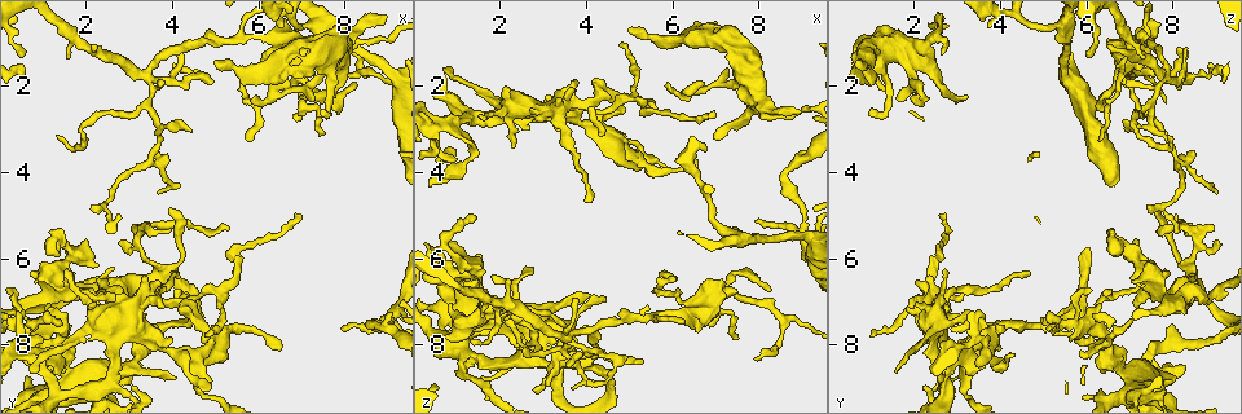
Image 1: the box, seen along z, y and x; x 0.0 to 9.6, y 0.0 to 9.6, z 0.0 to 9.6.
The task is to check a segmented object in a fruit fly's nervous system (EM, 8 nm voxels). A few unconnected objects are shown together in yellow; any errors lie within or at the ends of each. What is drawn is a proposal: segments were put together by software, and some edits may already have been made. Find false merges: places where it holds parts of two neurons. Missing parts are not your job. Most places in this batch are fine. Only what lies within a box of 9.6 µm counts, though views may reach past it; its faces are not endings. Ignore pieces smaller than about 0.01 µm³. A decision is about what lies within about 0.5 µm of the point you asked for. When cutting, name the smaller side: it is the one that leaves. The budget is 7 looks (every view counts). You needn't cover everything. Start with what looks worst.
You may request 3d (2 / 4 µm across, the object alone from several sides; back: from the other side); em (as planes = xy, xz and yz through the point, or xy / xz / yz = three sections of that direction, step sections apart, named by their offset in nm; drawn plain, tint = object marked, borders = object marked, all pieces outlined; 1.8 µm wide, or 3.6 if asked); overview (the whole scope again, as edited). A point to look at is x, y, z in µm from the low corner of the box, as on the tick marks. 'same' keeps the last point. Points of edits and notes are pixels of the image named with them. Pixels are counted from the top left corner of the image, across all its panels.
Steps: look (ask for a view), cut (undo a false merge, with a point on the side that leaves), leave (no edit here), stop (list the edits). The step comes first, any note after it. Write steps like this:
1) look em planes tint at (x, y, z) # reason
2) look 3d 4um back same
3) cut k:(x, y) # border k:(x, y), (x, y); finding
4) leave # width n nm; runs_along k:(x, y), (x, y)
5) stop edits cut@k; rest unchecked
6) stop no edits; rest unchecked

look em 3.6um xy step 4 borders at (2.20, 7.30, 2.50) # arms run side by side

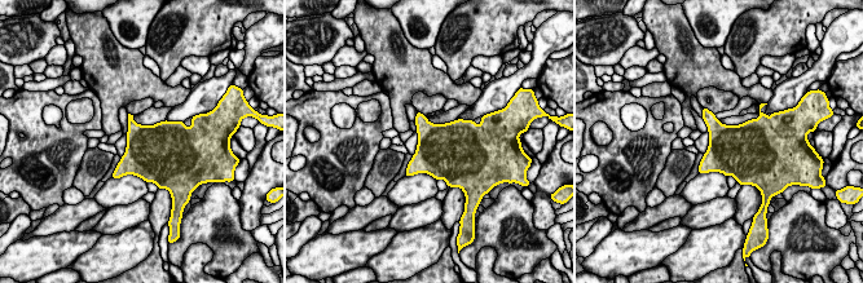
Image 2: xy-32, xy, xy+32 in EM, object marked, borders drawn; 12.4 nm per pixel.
leave # width 550 nm; continuous, no second neuron

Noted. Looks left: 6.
look em xy step 16 tint at (4.10, 7.05, 2.50)

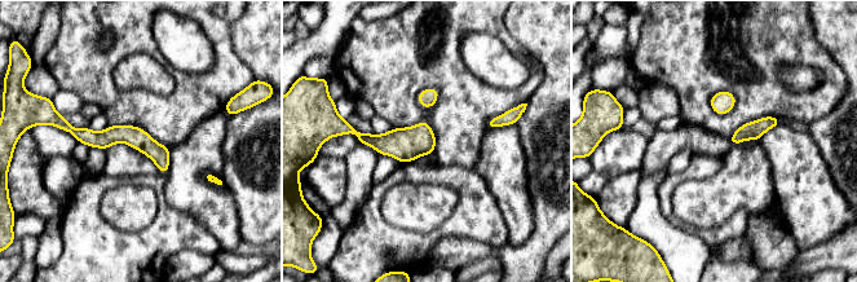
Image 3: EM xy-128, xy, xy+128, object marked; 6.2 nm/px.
leave # width 20 nm; runs_along 3:(65, 127), (135, 136), (166, 167); one neuron here

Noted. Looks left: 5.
look 3d 4um at (1.05, 6.90, 8.10) # abrupt turn

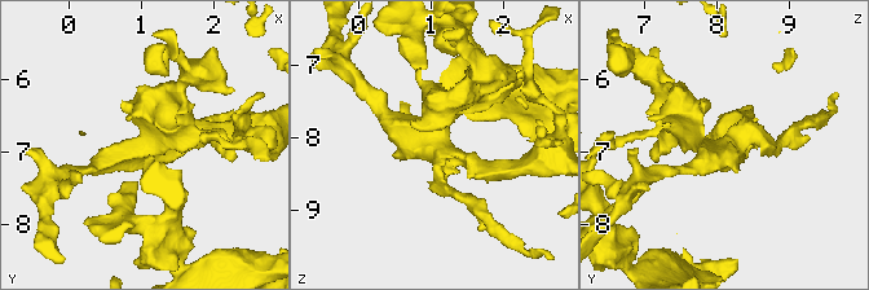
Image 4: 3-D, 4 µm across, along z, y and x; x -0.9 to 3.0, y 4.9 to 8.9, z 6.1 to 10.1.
look em xy step 8 borders at (1.10, 6.90, 8.15) # shape alone is not enough

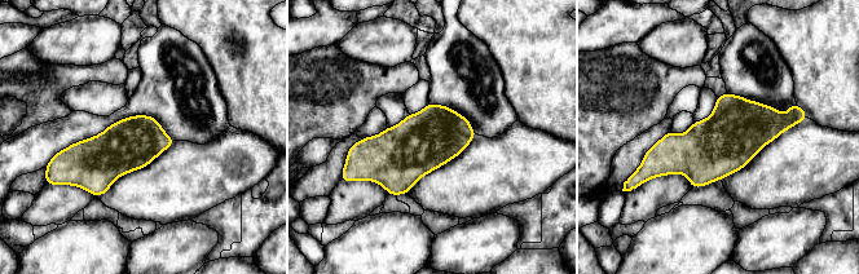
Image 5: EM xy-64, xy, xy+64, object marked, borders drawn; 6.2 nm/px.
leave # width 320 nm; one neuron here

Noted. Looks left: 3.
stop no edits; rest unchecked

